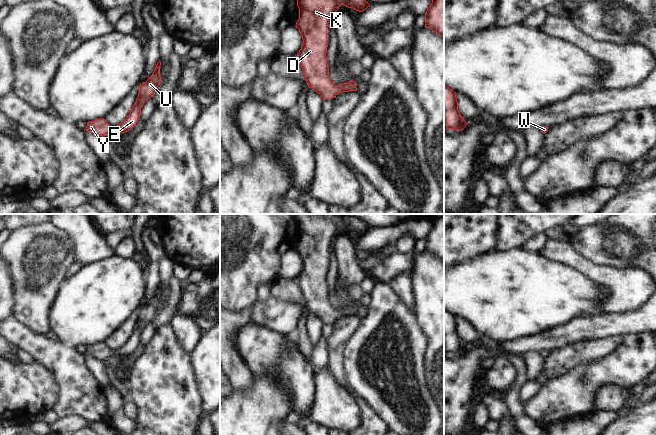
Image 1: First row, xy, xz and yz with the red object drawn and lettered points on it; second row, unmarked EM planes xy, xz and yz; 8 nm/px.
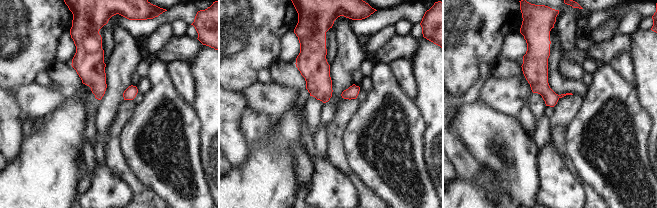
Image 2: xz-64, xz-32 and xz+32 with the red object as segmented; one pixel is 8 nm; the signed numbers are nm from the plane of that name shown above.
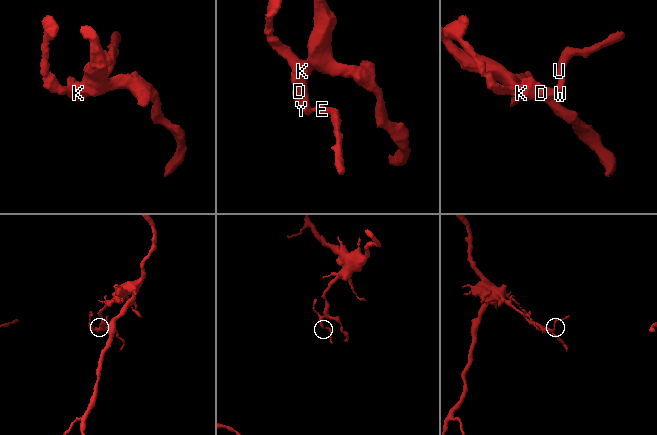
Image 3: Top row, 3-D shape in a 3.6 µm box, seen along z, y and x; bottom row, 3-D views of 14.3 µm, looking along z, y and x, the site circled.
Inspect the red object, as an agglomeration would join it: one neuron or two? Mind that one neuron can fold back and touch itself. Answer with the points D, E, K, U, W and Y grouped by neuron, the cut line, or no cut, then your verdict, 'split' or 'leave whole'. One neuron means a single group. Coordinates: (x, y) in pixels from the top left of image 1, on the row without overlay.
groups D E K U W Y; cut none; leave whole

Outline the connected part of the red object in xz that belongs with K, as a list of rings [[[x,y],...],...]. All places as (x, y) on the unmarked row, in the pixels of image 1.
[[[310,214],[293,215],[299,232],[299,243],[295,251],[303,263],[296,282],[308,311],[320,318],[323,324],[335,322],[339,317],[357,315],[354,305],[336,310],[329,303],[327,253],[341,229],[362,236],[370,228],[351,216],[336,216],[334,221],[329,221]]]

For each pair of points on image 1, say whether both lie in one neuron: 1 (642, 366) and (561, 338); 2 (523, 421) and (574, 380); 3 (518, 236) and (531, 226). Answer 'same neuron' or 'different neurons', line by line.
1: different neurons
2: different neurons
3: same neuron

